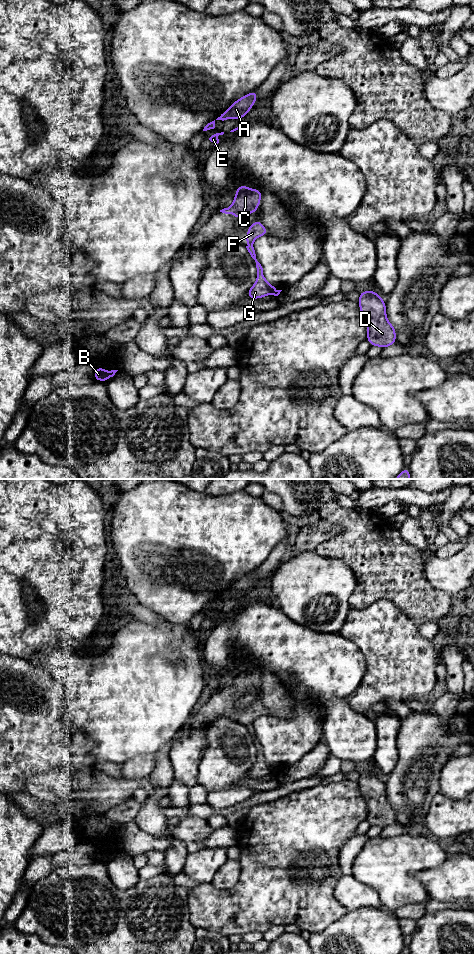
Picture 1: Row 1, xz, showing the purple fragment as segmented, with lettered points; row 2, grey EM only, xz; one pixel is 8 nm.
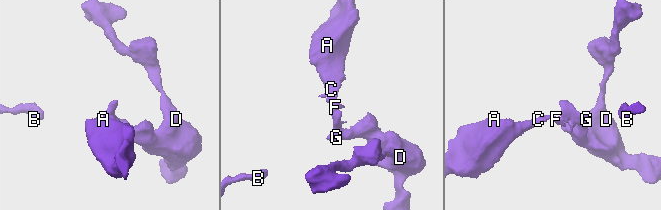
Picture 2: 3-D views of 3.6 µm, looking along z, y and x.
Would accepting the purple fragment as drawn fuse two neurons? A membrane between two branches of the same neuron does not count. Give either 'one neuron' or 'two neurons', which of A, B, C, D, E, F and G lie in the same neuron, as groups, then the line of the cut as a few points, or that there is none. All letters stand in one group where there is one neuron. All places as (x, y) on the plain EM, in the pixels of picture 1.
one neuron | A B C D E F G | no cut

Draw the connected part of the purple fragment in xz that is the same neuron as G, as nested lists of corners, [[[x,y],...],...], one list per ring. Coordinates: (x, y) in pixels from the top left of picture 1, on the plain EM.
[[[257,700],[248,707],[247,715],[244,718],[244,720],[248,723],[246,728],[250,733],[251,737],[255,740],[257,748],[256,762],[247,772],[247,777],[249,779],[259,779],[265,777],[266,775],[278,776],[282,771],[277,770],[264,758],[263,748],[256,739],[253,722],[255,721],[256,718],[266,715],[268,715],[267,709],[263,706],[260,700]]]

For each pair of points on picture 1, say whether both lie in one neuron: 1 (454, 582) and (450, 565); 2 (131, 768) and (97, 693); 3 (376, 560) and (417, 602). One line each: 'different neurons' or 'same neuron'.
1: same neuron
2: different neurons
3: same neuron

